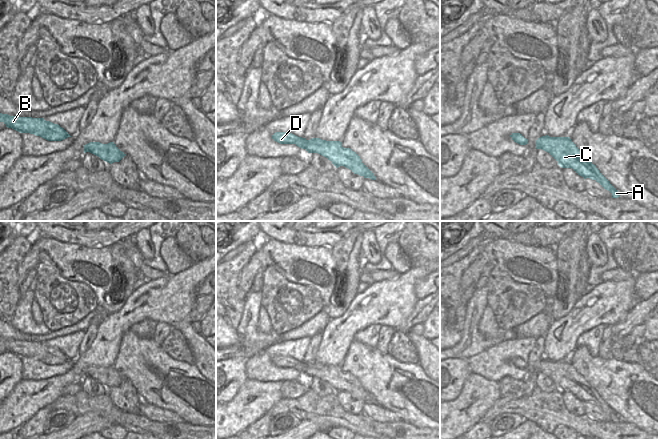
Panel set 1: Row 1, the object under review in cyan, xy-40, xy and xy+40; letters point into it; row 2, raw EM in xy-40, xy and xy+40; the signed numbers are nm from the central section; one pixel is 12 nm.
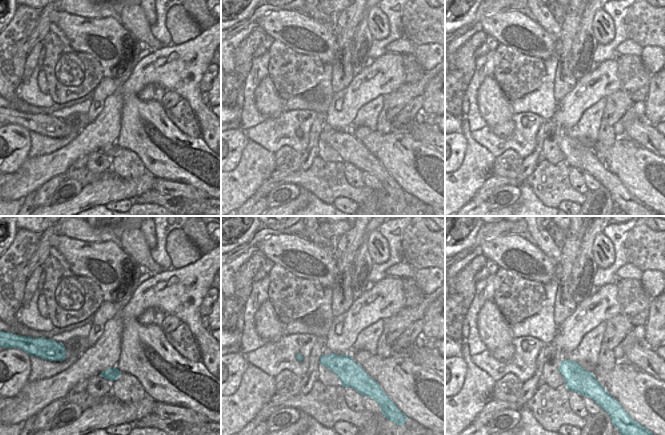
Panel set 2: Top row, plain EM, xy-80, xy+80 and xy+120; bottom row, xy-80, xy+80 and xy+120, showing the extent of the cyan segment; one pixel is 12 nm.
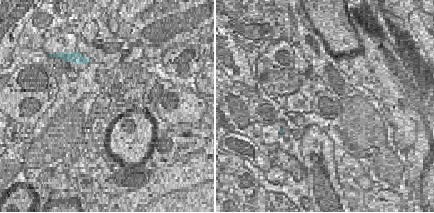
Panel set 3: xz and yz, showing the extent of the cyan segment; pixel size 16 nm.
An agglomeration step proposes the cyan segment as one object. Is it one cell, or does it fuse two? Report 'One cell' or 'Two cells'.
One cell.

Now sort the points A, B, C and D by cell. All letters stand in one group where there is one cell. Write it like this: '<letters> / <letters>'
A B C D

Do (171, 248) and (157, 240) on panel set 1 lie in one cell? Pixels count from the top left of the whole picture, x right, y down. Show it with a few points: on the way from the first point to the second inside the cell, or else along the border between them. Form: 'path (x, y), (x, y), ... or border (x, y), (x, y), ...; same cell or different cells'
border (175, 236), (168, 236), (160, 248), (166, 265); different cells

